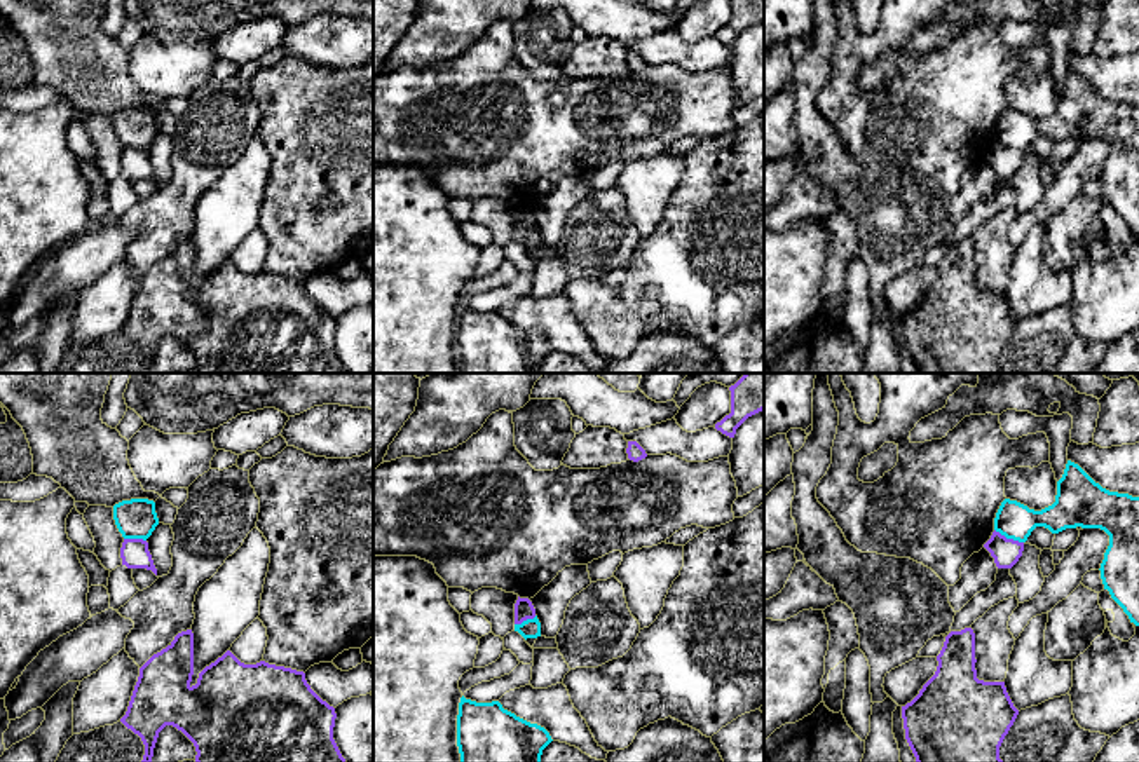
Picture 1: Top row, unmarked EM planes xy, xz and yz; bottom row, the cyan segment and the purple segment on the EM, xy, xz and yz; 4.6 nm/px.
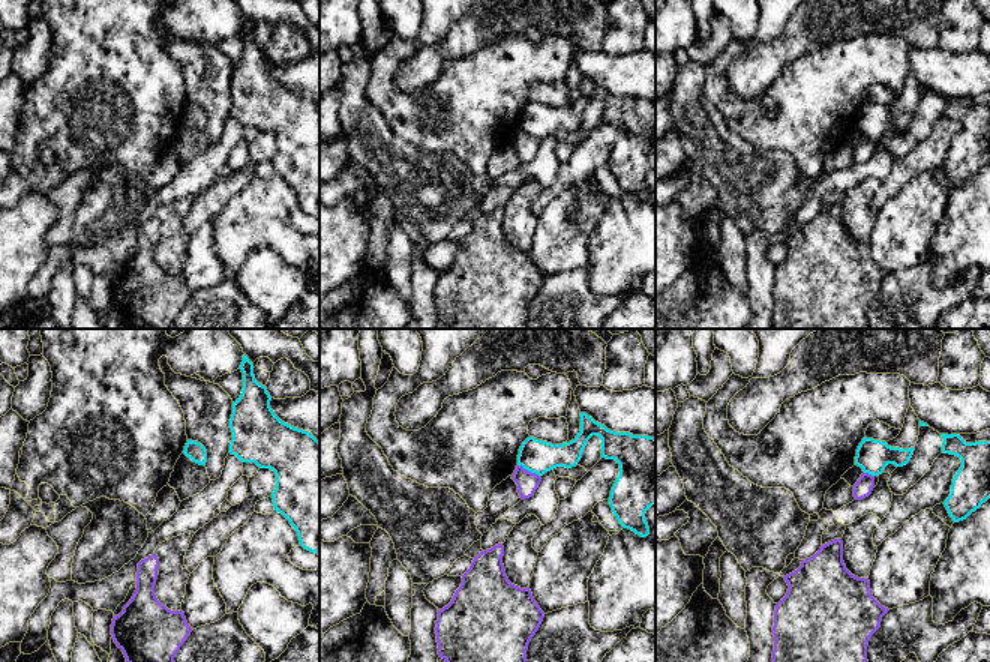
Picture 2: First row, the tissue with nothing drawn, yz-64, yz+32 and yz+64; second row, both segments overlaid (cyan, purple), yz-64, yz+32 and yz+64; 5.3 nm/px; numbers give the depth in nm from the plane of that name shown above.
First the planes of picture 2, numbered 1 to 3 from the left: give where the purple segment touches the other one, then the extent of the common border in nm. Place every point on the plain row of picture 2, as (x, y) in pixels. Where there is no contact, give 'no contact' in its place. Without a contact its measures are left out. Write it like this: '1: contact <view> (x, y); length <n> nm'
1: no contact
2: contact yz+32 (530, 134); length 140 nm
3: contact yz+64 (869, 137); length 60 nm

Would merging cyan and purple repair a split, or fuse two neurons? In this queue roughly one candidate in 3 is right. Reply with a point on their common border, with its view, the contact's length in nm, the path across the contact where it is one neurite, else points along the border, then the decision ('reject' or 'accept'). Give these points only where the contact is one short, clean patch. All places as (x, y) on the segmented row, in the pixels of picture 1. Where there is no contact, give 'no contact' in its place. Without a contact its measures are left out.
meets cyan in yz at (1009, 537); contact 150 nm long; border along yz (995, 529), (1023, 543); reject

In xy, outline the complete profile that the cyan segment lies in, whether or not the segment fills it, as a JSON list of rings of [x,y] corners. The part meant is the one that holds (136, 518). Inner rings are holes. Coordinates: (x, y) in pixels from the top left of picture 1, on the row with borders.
[[[131,499],[115,504],[113,520],[124,539],[147,541],[159,525],[155,502],[148,499]]]

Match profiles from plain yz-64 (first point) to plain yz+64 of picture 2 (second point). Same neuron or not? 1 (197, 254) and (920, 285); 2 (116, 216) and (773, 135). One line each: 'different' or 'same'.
1: different
2: different

